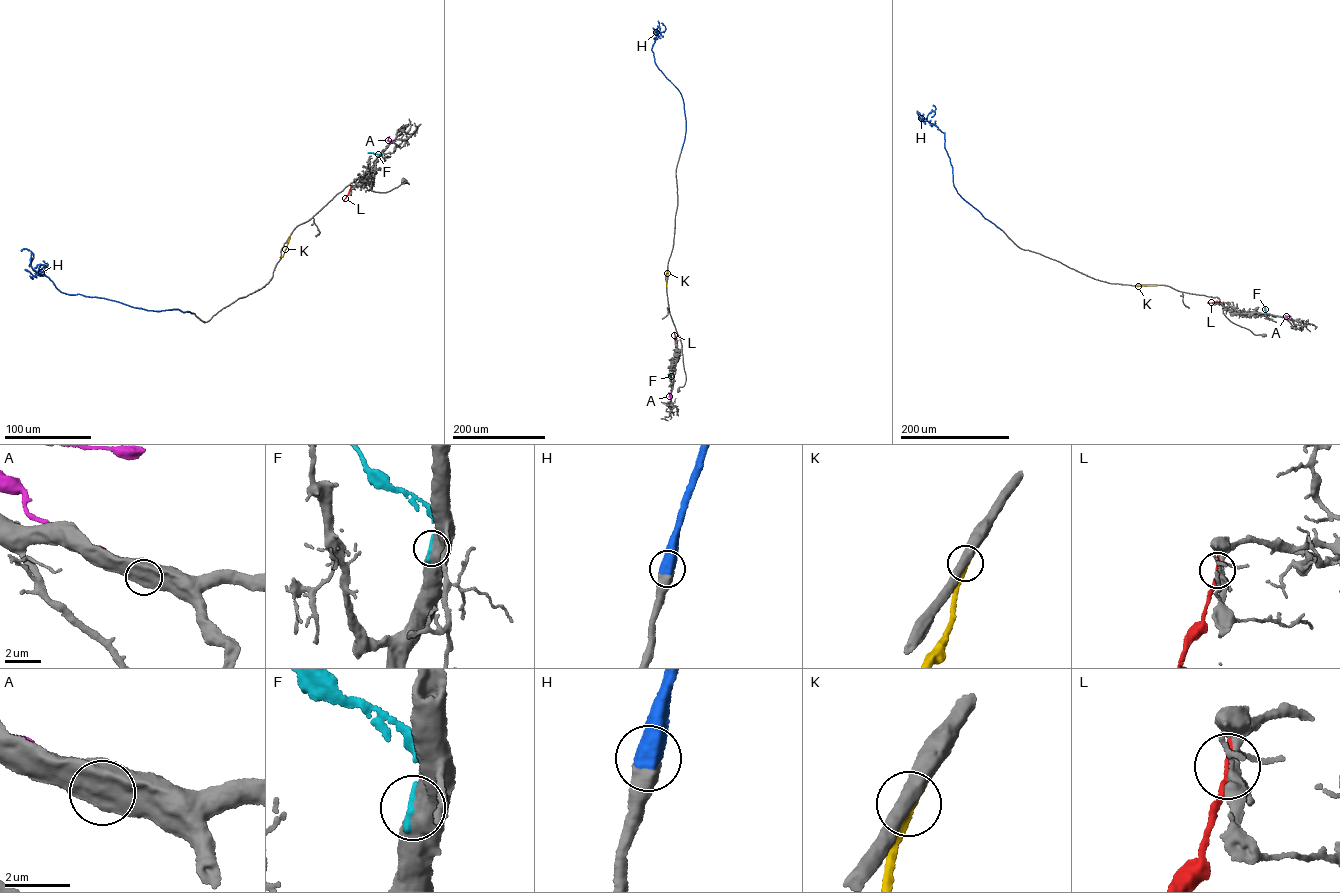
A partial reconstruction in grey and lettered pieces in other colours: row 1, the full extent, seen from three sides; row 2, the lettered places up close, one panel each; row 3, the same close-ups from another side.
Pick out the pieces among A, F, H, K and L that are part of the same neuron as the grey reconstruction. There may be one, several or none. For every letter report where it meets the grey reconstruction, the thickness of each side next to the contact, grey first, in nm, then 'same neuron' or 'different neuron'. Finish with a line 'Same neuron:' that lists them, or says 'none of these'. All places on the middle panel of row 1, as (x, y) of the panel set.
A: meets grey at (670, 399); 750 nm thick on the grey side, 240 nm on the other; different neuron
F: meets grey at (673, 379); 800 nm thick on the grey side, 240 nm on the other; different neuron
H: meets grey at (681, 150); 700 nm thick on the grey side, 700 nm on the other; same neuron
K: meets grey at (666, 286); 460 nm thick on the grey side, 380 nm on the other; different neuron
L: meets grey at (675, 340); 280 nm thick on the grey side, 240 nm on the other; different neuron
Same neuron: H

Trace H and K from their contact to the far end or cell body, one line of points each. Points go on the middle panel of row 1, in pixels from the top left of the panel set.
H: (681, 150), (686, 129), (683, 100), (656, 64), (651, 50), (658, 33), (656, 30), (656, 34), (654, 33)
K: (666, 286), (666, 272)

